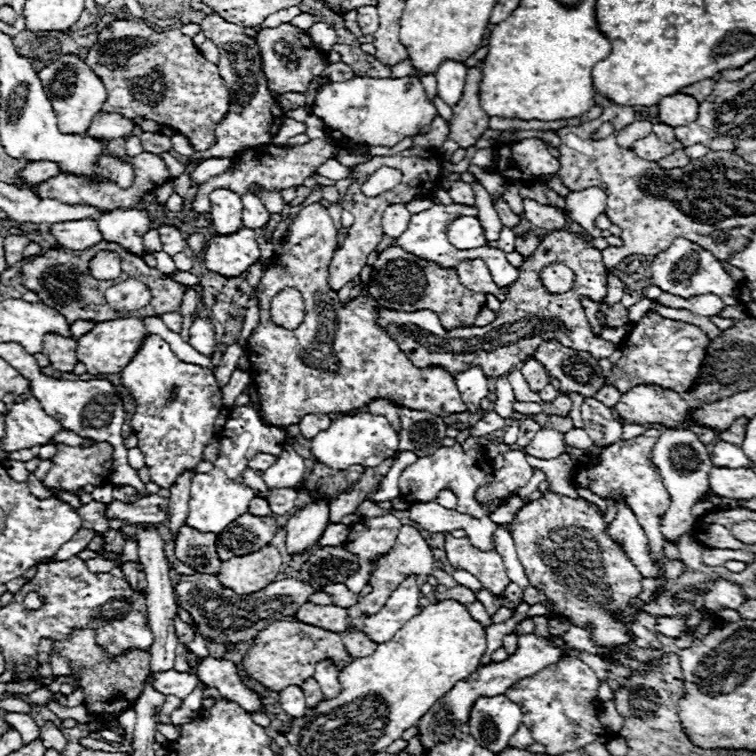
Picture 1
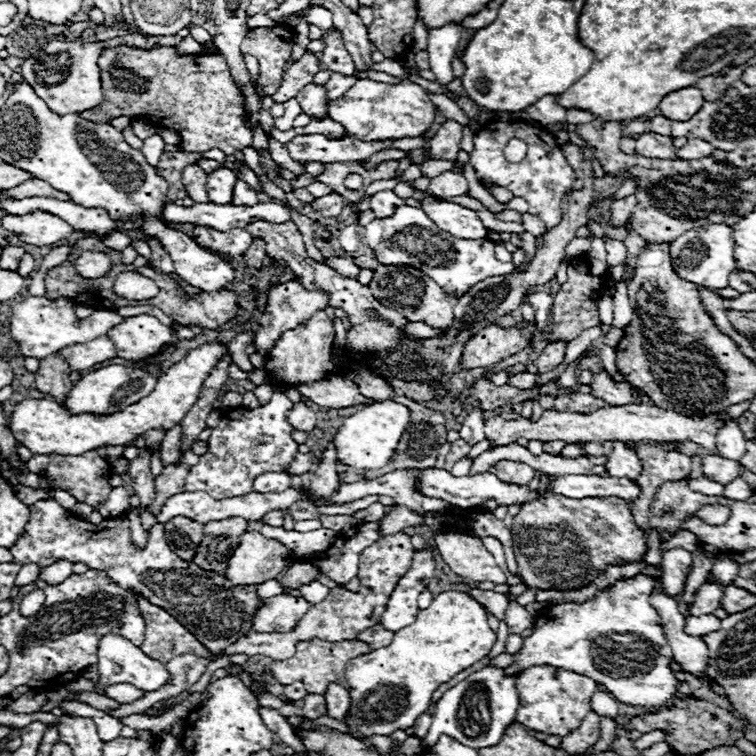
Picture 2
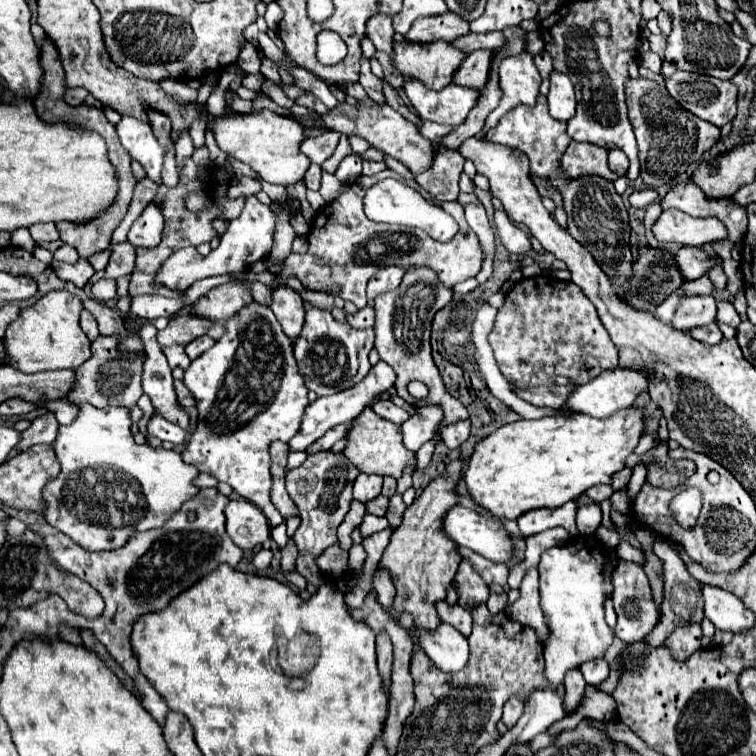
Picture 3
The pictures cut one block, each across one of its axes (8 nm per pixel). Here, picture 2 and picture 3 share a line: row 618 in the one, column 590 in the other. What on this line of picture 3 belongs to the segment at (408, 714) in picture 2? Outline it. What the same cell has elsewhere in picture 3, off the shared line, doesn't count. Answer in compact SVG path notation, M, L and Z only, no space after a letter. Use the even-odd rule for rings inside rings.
M636 404L614 412L610 418L592 418L588 414L578 414L562 408L554 416L540 420L518 420L504 424L474 446L468 468L464 472L464 480L474 502L486 508L494 518L516 520L528 510L558 508L578 498L586 488L592 488L596 484L610 484L612 476L626 466L626 458L638 446L644 428L644 408L638 408Z

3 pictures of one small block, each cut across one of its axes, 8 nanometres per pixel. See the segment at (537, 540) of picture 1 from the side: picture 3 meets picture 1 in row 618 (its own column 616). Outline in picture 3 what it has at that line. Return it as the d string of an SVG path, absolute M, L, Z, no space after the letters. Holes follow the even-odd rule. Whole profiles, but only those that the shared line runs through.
M620 560L620 564L614 568L612 572L612 584L614 584L614 610L618 616L618 626L616 626L616 636L620 640L624 640L626 644L634 644L644 640L656 626L658 622L658 608L654 604L654 598L650 594L650 584L648 578L642 570L642 566L634 564L634 562L626 562Z

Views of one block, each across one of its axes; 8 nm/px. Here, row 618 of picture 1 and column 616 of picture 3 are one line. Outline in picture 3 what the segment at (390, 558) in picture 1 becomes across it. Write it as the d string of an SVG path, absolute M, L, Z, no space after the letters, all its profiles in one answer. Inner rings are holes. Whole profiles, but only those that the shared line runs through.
M548 274L524 278L514 284L514 288L506 294L504 306L498 310L494 328L488 334L488 342L494 350L494 358L502 376L518 390L546 386L548 380L562 386L582 386L618 364L618 350L614 342L610 342L610 336L606 334L594 304L582 294L582 290L578 290L574 282L560 282Z

